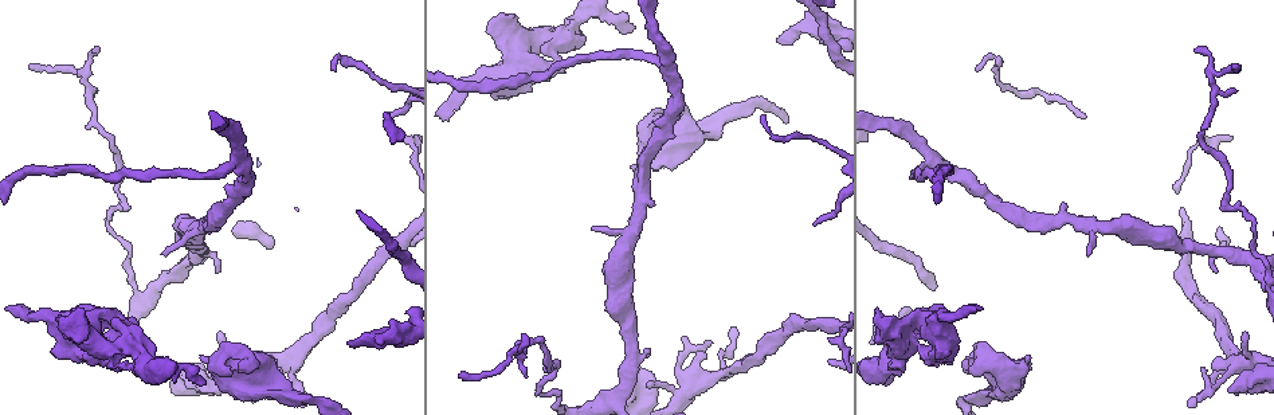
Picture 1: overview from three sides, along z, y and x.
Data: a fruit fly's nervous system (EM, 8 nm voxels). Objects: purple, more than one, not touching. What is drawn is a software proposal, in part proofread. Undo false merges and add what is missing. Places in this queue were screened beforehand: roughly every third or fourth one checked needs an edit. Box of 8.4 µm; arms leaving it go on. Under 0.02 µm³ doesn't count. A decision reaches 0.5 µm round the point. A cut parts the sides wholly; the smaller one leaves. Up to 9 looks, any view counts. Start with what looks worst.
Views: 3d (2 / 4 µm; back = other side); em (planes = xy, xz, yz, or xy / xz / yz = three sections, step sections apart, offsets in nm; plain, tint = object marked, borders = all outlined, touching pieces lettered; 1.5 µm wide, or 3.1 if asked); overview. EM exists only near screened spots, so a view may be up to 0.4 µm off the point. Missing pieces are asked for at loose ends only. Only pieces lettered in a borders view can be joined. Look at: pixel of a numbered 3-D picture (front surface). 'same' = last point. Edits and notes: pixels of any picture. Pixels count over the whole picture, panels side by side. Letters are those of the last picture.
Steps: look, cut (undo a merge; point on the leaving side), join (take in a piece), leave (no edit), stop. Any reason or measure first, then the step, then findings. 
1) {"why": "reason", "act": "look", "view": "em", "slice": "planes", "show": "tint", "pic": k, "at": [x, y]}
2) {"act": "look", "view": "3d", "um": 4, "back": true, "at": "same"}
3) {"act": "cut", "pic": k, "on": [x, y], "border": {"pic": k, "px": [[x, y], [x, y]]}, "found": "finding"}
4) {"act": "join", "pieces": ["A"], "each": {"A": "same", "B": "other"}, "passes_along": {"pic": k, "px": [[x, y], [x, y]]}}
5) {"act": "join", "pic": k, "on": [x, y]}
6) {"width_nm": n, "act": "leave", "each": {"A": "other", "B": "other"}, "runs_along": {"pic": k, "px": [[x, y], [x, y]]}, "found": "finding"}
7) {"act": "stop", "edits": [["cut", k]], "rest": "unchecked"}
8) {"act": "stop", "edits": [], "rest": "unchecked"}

{"why": "an open end", "act": "look", "view": "3d", "um": 2, "pic": 1, "at": [347, 344]}

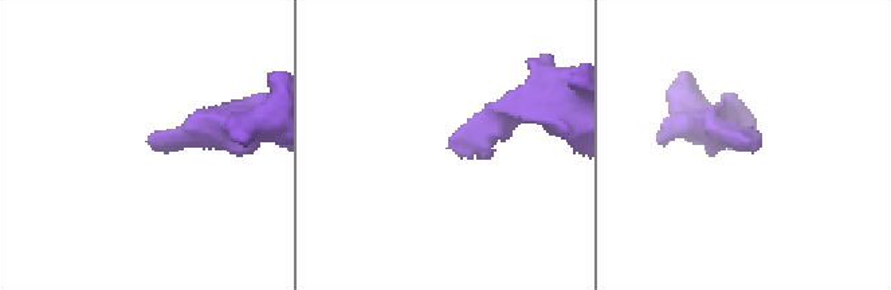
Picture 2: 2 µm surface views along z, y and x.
{"why": "now the EM", "act": "look", "view": "em", "slice": "planes", "show": "borders", "pic": 2, "at": [752, 142]}

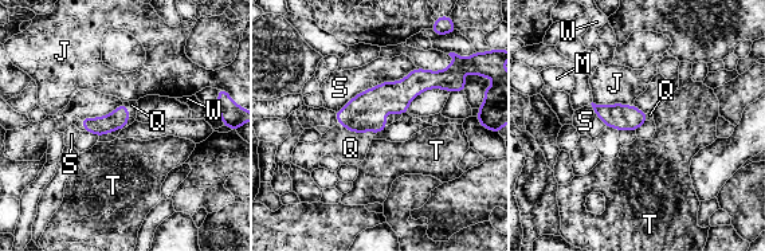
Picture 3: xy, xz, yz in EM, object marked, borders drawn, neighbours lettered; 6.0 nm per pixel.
{"act": "join", "pieces": ["Q"], "each": {"J": "other", "M": "other", "Q": "same", "S": "other", "T": "other", "W": "other"}, "found": "it goes on there"}

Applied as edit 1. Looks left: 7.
{"why": "see it whole again", "act": "look", "view": "overview"}

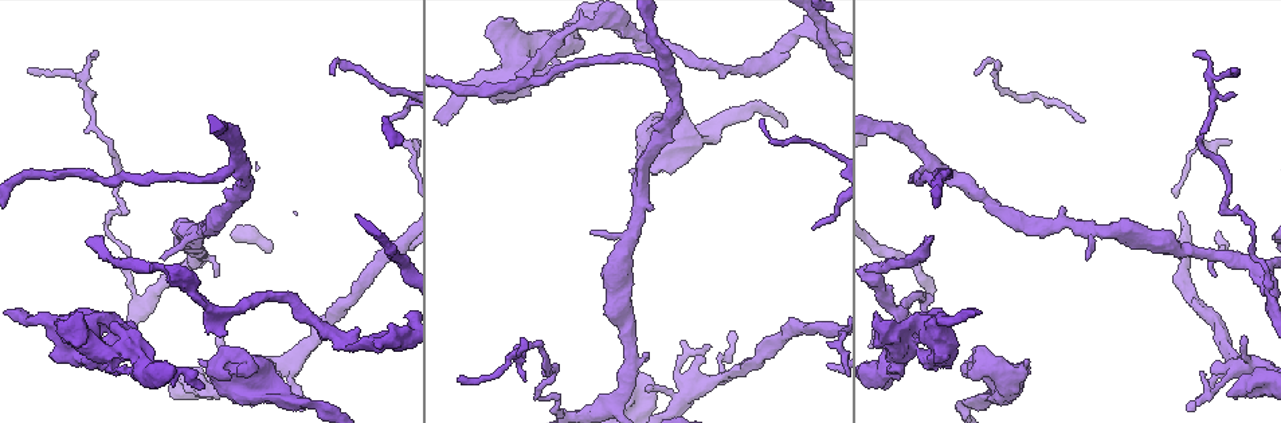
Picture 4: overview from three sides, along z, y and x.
{"act": "look", "view": "3d", "um": 4, "pic": 4, "at": [964, 366]}

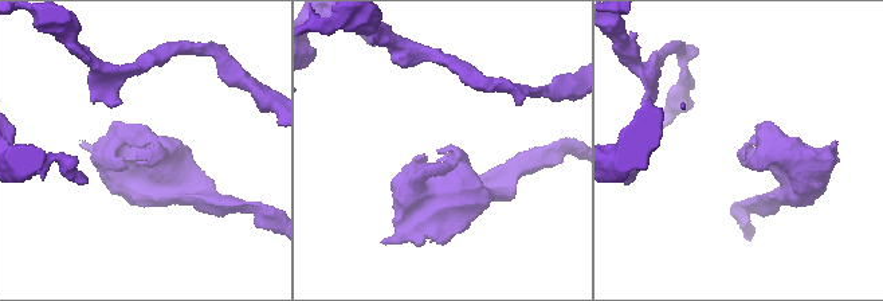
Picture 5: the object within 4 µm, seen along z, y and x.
{"act": "look", "view": "em", "slice": "planes", "show": "borders", "pic": 5, "at": [443, 151]}

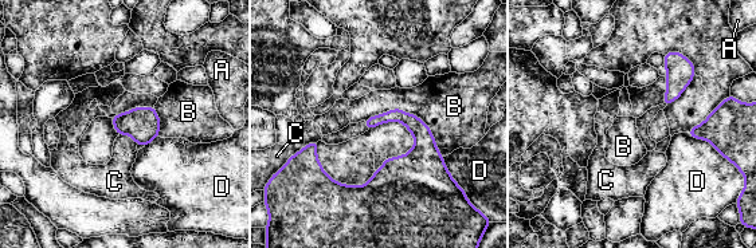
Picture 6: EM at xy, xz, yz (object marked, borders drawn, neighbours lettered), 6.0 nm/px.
{"act": "leave", "each": {"A": "other", "B": "other", "C": "other", "D": "other"}, "border": {"pic": 6, "px": [[364, 119], [415, 114], [442, 157]]}, "found": "none of them fits"}

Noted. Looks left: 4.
{"why": "a fork", "act": "look", "view": "em", "slice": "planes", "show": "tint", "pic": 4, "at": [931, 163]}

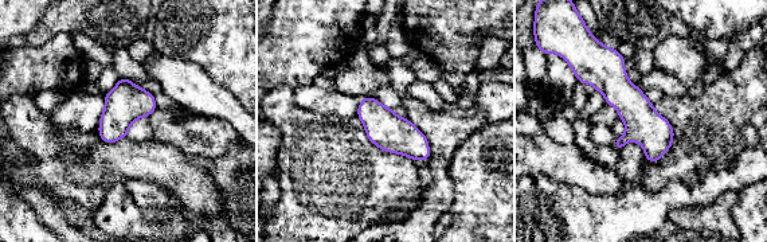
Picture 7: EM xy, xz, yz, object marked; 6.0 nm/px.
{"why": "what lies round it", "act": "look", "view": "em", "slice": "planes", "show": "borders", "at": "same"}

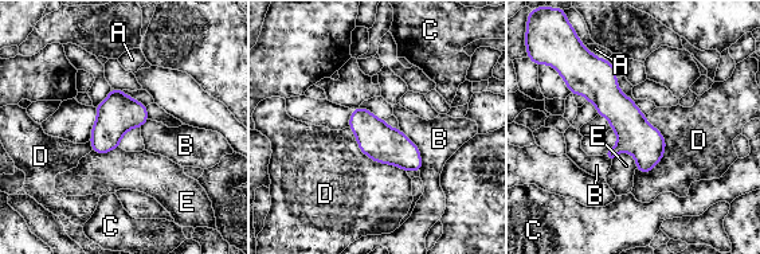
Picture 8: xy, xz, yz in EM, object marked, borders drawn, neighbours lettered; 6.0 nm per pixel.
{"act": "leave", "each": {"A": "other", "B": "other", "C": "other", "D": "other", "E": "other"}, "runs_along": {"pic": 8, "px": [[584, 69], [646, 145], [646, 168]]}, "found": "all the same neuron"}

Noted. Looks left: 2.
{"why": "thin end", "act": "look", "view": "em", "slice": "xz", "step": 4, "show": "tint", "pic": 4, "at": [1232, 71]}

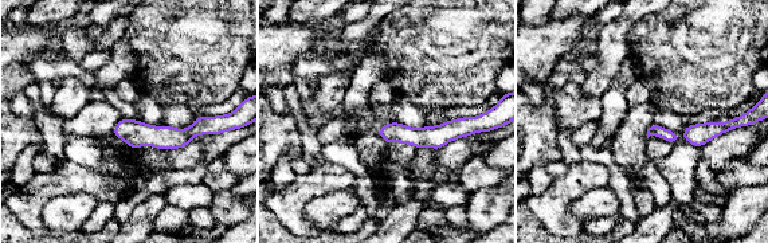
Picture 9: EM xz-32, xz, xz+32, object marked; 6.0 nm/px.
{"act": "look", "view": "em", "slice": "planes", "show": "borders", "at": "same"}

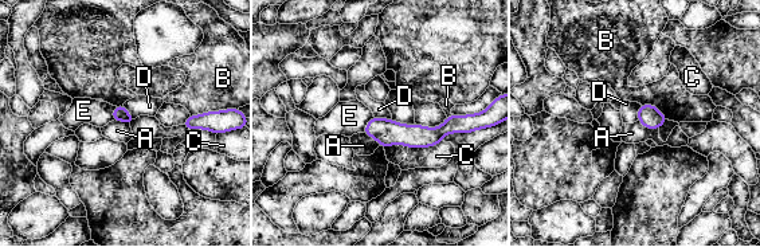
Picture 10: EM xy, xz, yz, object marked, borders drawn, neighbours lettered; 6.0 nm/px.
{"act": "leave", "each": {"A": "other", "B": "other", "C": "other", "D": "other", "E": "other"}, "border": {"pic": 10, "px": [[638, 120], [646, 128], [658, 128]]}, "found": "no lettered piece goes on from it"}

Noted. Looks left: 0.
{"act": "stop", "edits": [["join", 3]], "rest": "unchecked"}

